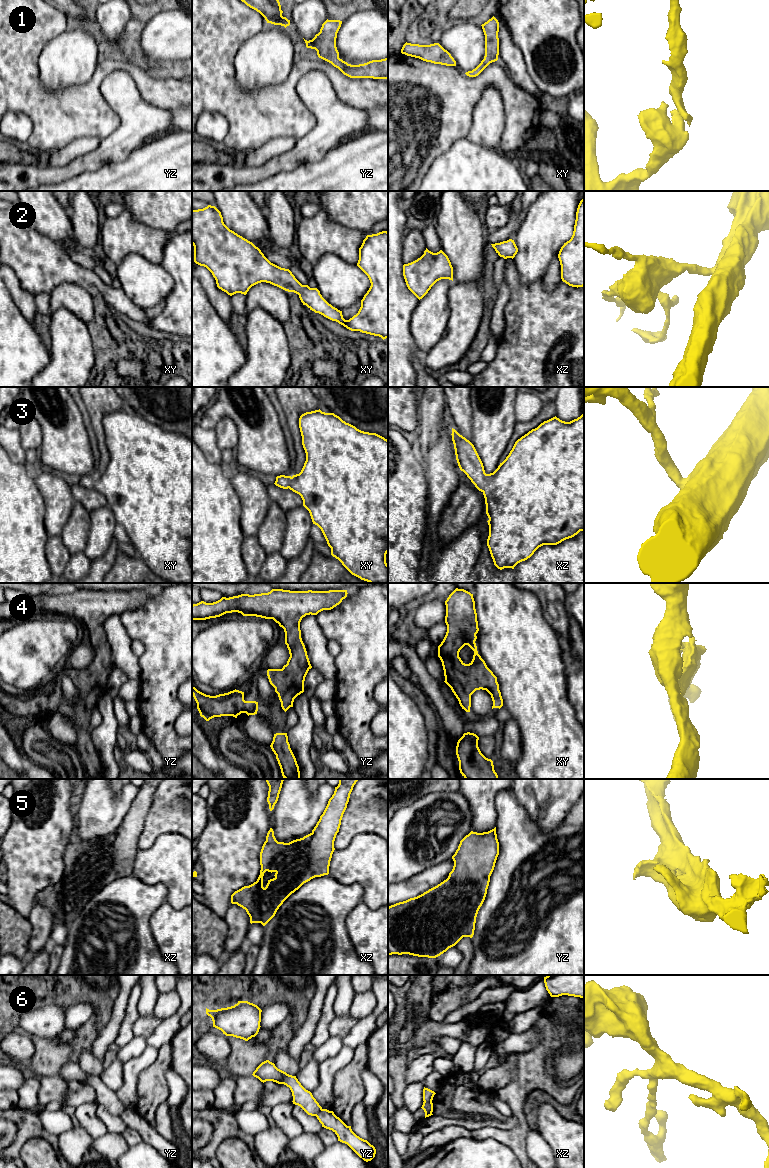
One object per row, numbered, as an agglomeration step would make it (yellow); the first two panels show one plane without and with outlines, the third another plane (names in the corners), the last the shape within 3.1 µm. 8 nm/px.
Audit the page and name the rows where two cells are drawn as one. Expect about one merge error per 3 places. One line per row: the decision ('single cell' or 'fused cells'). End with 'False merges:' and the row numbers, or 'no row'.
1: single cell
2: single cell
3: single cell
4: single cell
5: single cell
6: fused cells
False merges: 6

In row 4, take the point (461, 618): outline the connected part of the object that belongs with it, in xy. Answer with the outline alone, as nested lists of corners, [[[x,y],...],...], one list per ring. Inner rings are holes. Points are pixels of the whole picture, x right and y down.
[[[456,588],[445,601],[445,605],[447,632],[443,641],[438,646],[438,657],[442,662],[445,676],[444,682],[451,688],[460,706],[466,712],[470,712],[471,695],[480,689],[486,690],[491,695],[493,701],[492,709],[500,709],[503,706],[503,699],[499,690],[497,677],[478,654],[475,643],[479,628],[473,594],[464,589]],[[465,645],[468,645],[474,651],[473,659],[469,664],[465,664],[459,657],[459,652]]]

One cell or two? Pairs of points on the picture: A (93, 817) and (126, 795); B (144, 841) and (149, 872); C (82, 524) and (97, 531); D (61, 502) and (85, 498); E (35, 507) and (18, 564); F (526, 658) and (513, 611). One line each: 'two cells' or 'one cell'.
A: one cell
B: two cells
C: two cells
D: two cells
E: one cell
F: one cell

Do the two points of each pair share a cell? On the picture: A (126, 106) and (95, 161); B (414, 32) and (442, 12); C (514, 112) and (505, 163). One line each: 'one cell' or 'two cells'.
A: one cell
B: one cell
C: two cells

